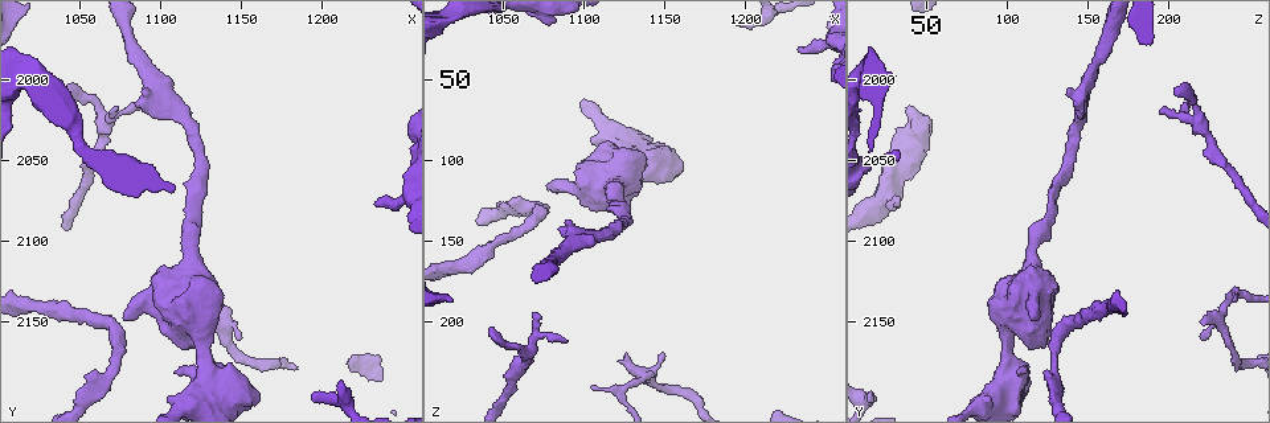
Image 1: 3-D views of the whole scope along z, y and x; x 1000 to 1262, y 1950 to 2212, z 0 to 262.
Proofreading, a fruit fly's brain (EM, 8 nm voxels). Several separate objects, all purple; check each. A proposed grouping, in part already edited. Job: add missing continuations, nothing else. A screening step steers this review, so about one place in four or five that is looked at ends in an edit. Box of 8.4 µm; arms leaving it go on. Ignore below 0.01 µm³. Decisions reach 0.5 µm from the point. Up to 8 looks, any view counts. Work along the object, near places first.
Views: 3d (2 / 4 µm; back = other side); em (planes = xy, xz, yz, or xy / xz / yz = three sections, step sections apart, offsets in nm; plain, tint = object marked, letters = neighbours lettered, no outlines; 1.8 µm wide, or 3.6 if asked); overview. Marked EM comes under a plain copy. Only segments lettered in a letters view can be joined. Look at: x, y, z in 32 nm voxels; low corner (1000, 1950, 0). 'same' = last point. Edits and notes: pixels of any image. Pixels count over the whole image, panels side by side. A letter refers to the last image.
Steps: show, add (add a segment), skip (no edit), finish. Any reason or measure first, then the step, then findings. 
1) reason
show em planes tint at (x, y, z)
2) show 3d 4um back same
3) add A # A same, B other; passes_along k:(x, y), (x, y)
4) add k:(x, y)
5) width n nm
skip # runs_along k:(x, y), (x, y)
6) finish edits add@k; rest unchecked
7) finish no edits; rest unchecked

branch stops here
show em 3.6um planes letters at (1068, 2018, 196)

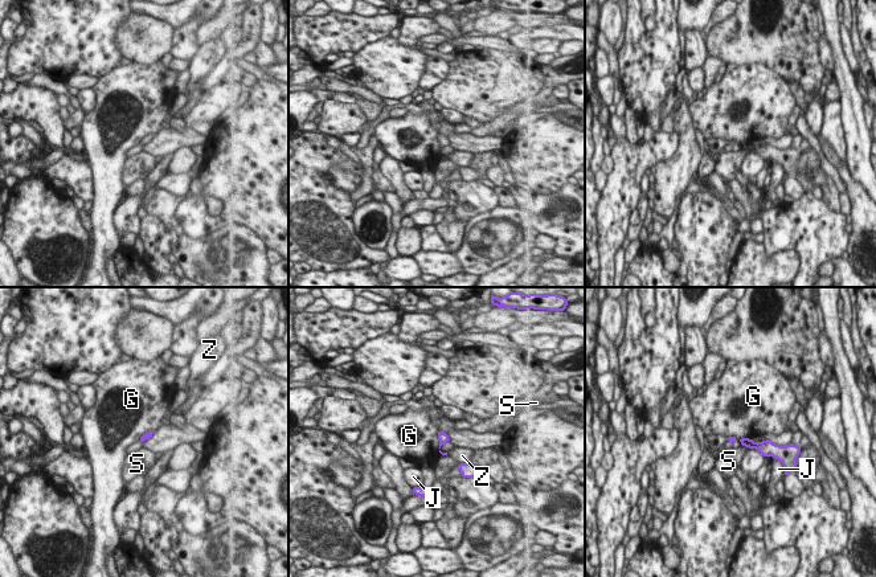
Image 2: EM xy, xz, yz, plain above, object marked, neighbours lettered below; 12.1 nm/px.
longest_contact Z 240 nm
skip # G other, J other, S other, Z other; border 2:(446, 432), (438, 433), (438, 447); no lettered segment goes on from it

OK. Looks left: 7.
an open end
show 3d 4um at (1126, 2150, 220)

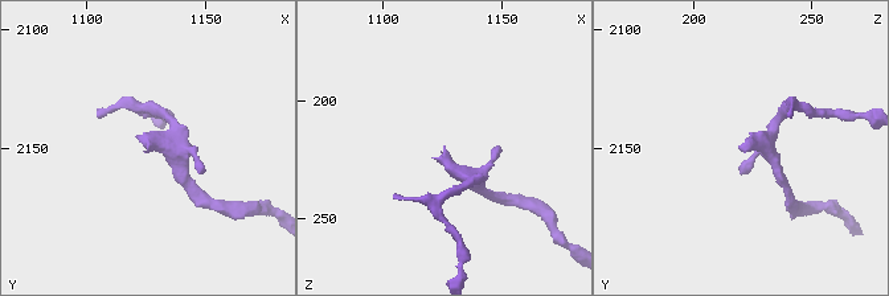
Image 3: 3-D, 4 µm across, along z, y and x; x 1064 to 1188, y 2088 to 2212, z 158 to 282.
show em xz step 4 letters at (1125, 2151, 219)

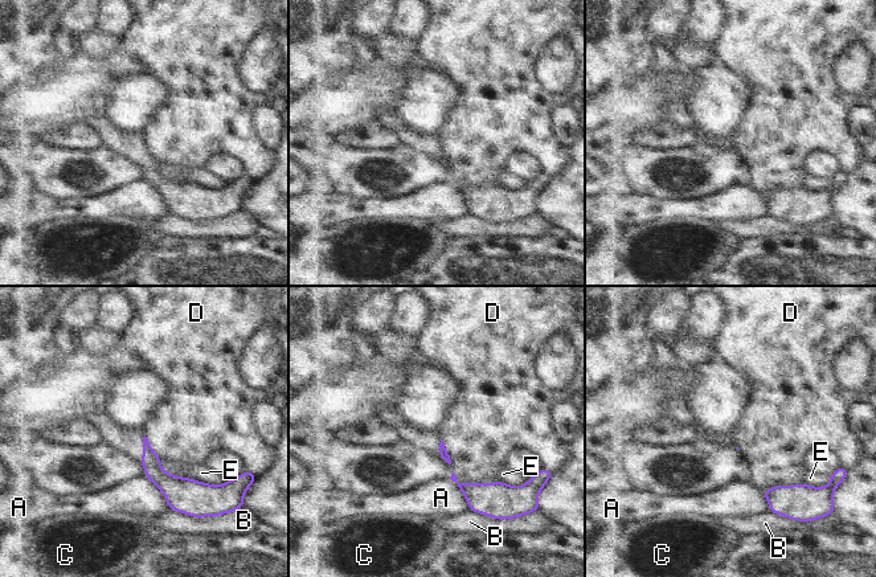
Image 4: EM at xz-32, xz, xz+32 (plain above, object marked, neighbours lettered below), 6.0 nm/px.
cut it another way
show em planes letters same

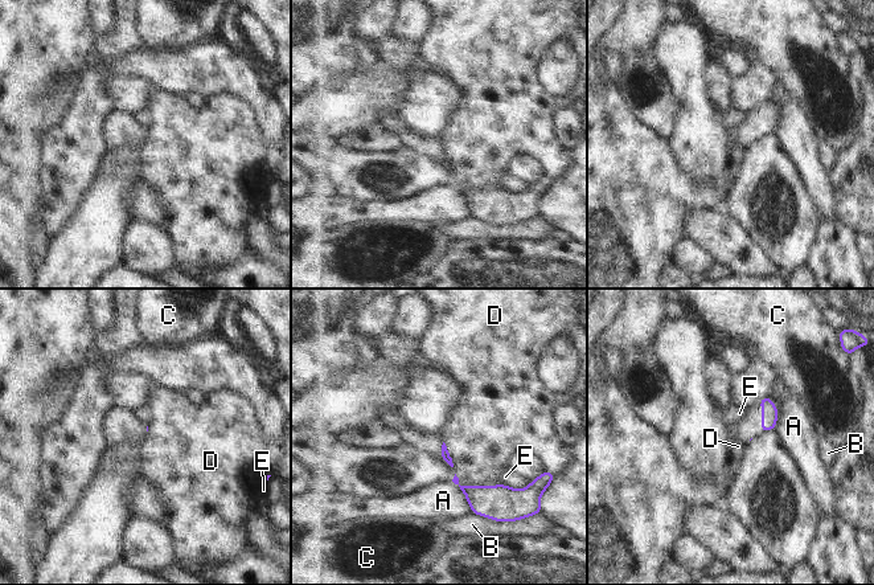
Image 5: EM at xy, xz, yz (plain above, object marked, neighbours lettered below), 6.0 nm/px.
longest_contact D 280 nm
skip # A other, B other, C other, D other, E other; border 5:(455, 473), (460, 485), (499, 485); none of them fits

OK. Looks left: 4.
free end
show 3d 4um at (1234, 2076, 32)

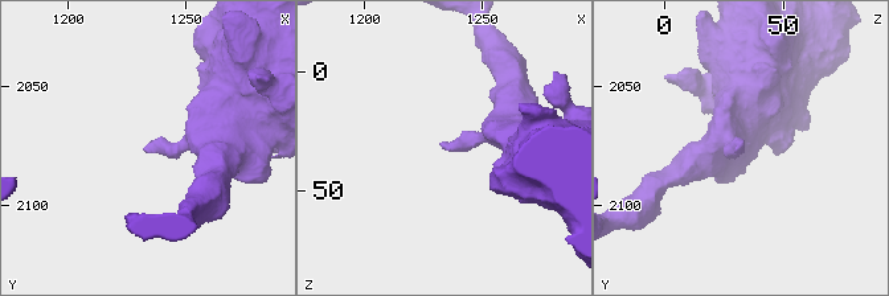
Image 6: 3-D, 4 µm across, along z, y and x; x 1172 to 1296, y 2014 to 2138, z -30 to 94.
need the tissue
show em planes letters at (1234, 2075, 33)

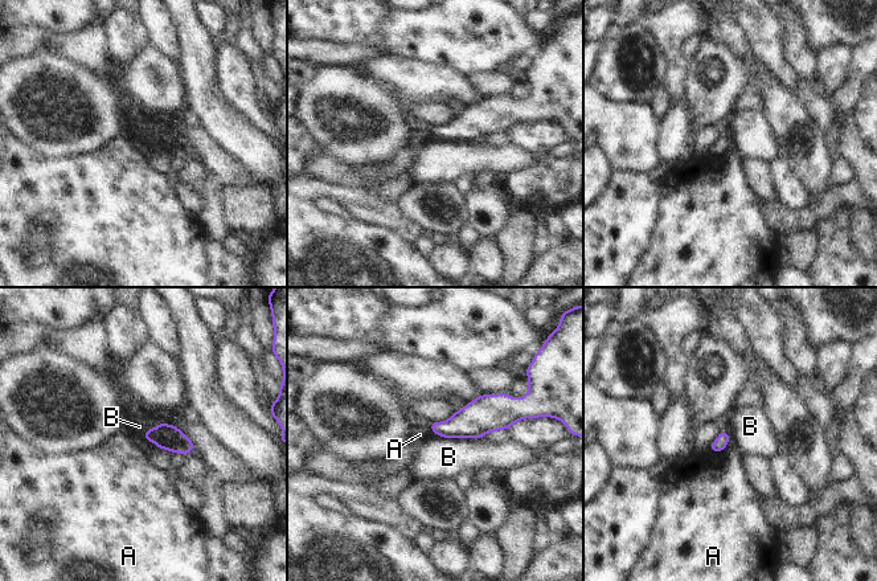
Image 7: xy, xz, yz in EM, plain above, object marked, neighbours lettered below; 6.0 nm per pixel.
longest_contact B 260 nm
skip # A other, B other; border 7:(439, 434), (445, 437), (480, 438); none of them fits

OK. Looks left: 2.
finish no edits; rest unchecked

